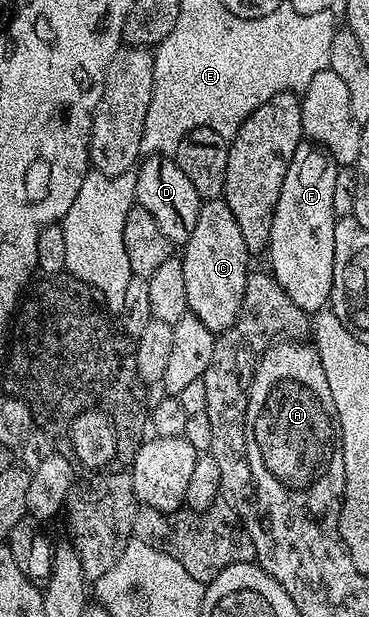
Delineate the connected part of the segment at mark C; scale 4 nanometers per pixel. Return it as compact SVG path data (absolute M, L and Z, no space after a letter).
M223 198L205 200L201 203L198 223L194 226L194 234L182 245L182 259L186 270L186 302L191 315L202 322L211 332L224 332L240 316L242 298L246 294L246 282L250 271L250 257L246 250L246 242L242 242L242 230L238 230L238 222L230 206L226 206Z

